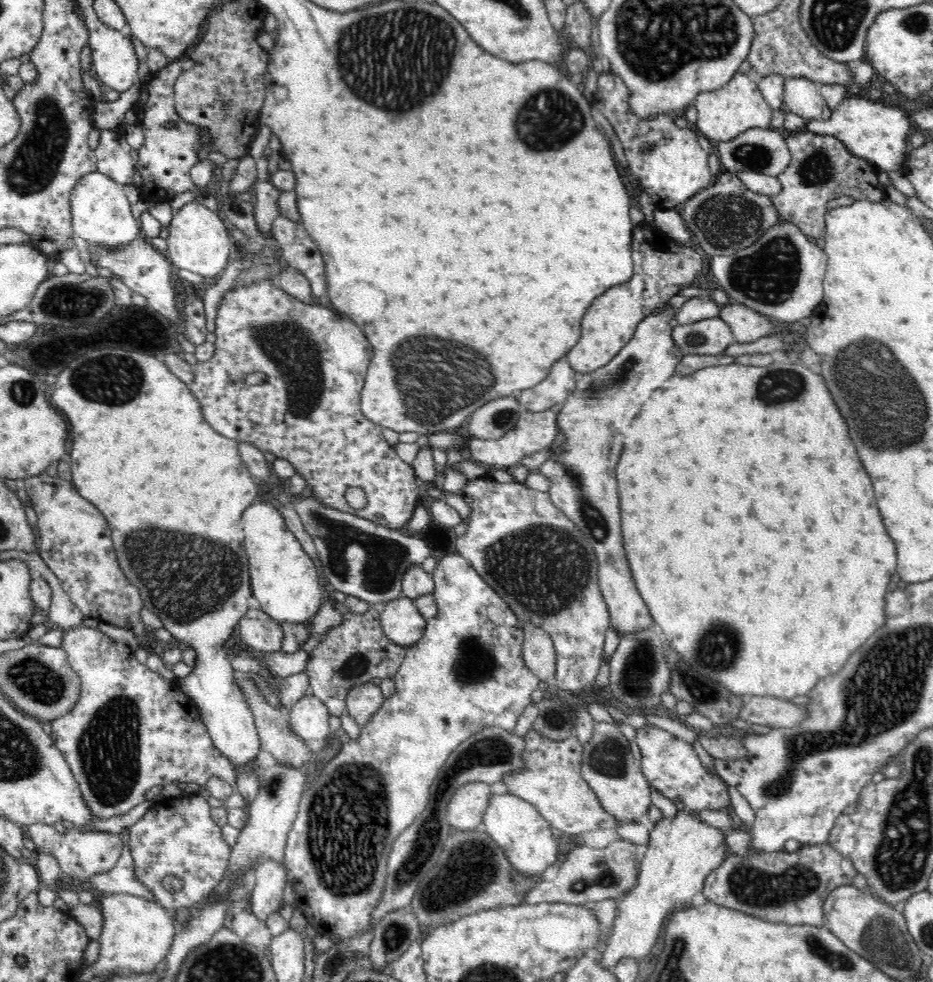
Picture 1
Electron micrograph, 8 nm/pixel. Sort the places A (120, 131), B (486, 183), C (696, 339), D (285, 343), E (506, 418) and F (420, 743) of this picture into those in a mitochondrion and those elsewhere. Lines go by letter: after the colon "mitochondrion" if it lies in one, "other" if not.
A: other
B: other
C: mitochondrion
D: mitochondrion
E: mitochondrion
F: other

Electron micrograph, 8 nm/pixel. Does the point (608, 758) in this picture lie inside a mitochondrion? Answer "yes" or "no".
yes

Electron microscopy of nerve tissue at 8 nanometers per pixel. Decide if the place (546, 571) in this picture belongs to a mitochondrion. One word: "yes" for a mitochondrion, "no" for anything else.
yes

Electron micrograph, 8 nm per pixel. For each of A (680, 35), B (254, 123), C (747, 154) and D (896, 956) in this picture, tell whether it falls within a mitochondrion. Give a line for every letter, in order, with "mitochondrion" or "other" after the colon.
A: mitochondrion
B: other
C: mitochondrion
D: mitochondrion

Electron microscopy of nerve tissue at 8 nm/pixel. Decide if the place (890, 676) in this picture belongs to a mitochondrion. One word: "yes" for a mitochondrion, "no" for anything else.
yes

